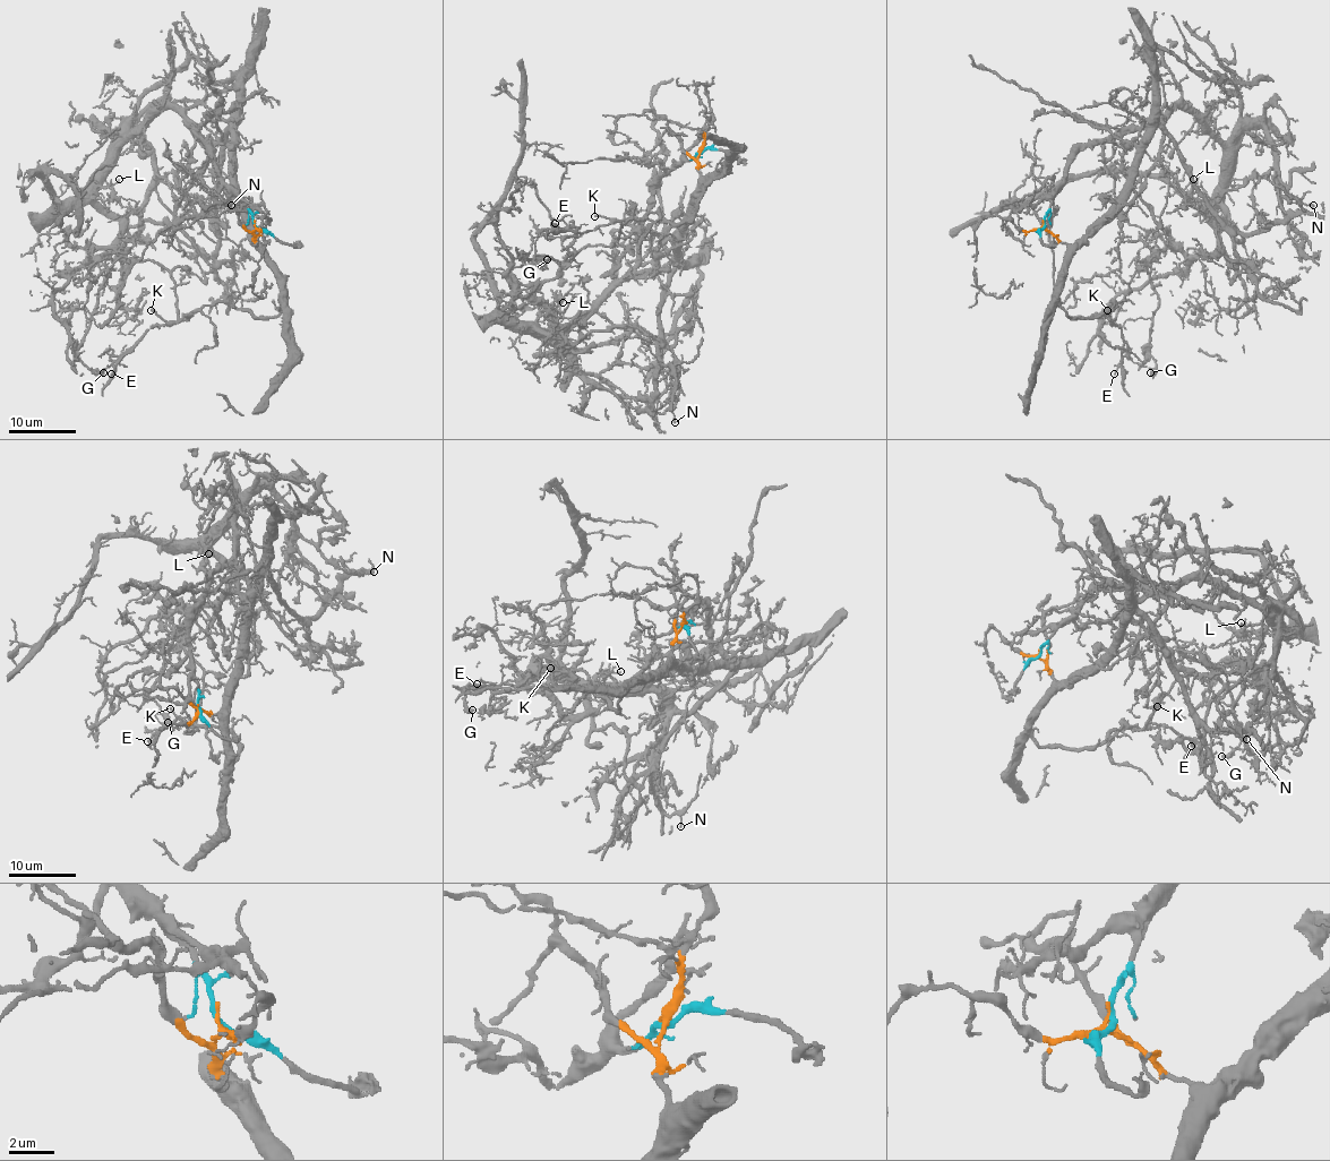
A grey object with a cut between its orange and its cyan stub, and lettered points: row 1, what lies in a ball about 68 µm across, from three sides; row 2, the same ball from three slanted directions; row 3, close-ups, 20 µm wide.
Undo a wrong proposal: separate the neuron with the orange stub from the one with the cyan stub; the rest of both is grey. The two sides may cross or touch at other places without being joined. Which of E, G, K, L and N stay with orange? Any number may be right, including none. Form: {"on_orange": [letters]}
{"on_orange": ["E", "K", "N"]}

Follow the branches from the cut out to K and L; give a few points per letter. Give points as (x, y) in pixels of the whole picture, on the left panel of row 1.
K: (256, 228), (255, 241), (283, 291), (276, 316), (252, 316), (224, 302), (164, 321), (151, 309)
L: (256, 225), (209, 147), (171, 109), (159, 109), (119, 148), (94, 197), (119, 179)

